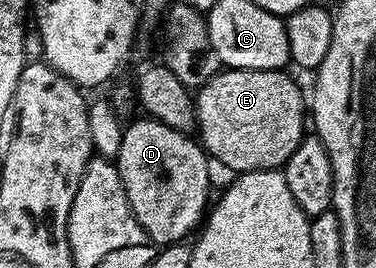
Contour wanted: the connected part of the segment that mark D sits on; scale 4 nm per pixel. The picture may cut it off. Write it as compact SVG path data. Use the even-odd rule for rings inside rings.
M141 119L127 124L122 131L120 151L116 164L128 203L146 234L155 246L176 245L187 240L186 236L203 224L208 212L210 197L210 165L208 154L193 136L181 133L178 129L168 127L153 119Z

